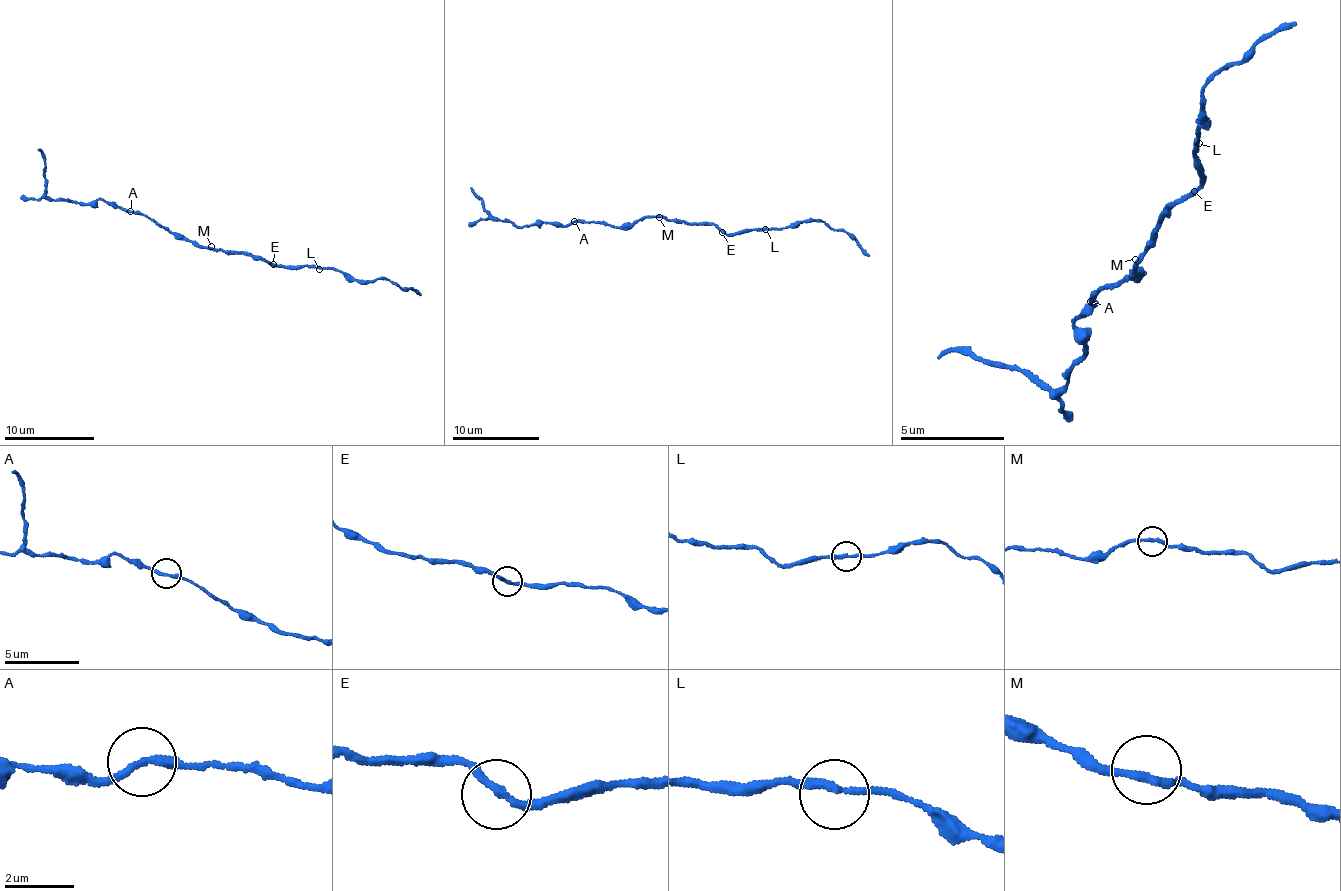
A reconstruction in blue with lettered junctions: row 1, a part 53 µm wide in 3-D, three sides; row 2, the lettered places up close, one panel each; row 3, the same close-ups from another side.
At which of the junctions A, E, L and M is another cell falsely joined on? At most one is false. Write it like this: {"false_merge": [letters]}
{"false_merge": ["A"]}

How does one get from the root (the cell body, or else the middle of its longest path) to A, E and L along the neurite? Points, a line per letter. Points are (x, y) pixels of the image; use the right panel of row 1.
A: (1134, 261), (1127, 276), (1134, 275), (1132, 282), (1119, 280), (1117, 286), (1103, 287), (1096, 302), (1089, 303)
E: (1134, 261), (1135, 259), (1141, 261), (1152, 231), (1158, 228), (1170, 200), (1176, 202), (1194, 191)
L: (1134, 261), (1141, 261), (1170, 200), (1176, 202), (1202, 183), (1204, 168), (1194, 152), (1199, 143)

